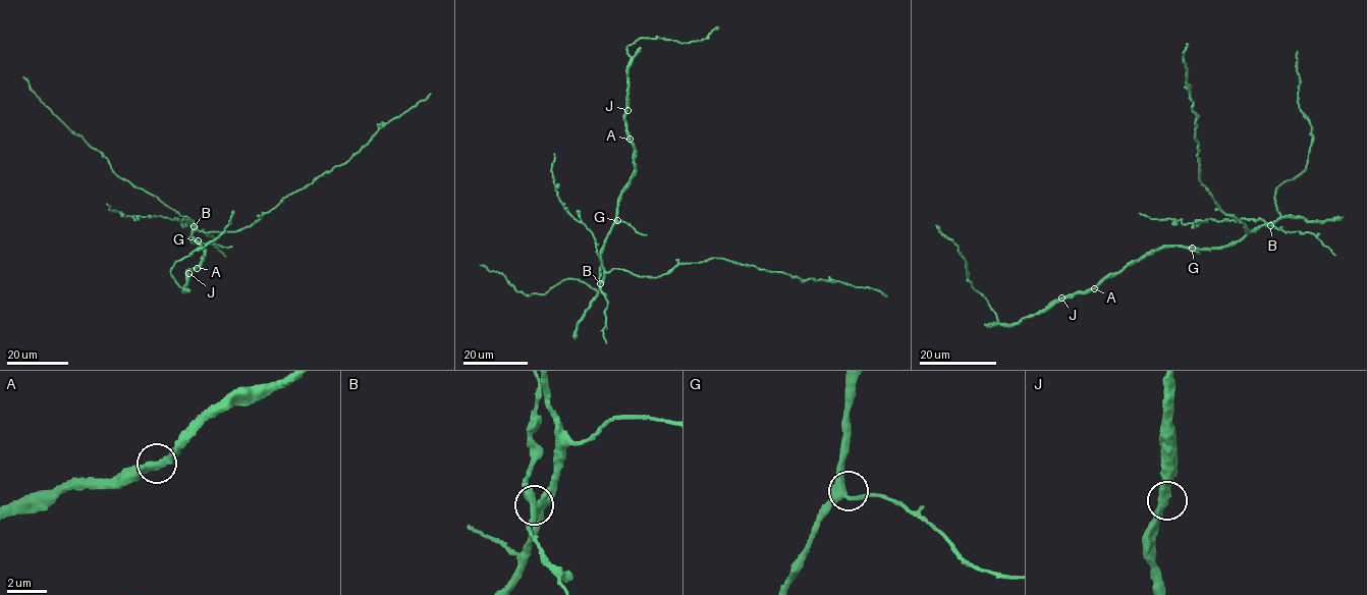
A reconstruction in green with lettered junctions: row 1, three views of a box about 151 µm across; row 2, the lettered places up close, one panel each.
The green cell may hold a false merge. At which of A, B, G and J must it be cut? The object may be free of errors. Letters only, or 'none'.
B

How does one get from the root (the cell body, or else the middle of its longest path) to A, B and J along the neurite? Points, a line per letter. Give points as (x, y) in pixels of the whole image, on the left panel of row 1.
A: (192, 240), (196, 239), (192, 237), (205, 253), (197, 268)
B: (192, 240), (194, 226)
J: (192, 240), (196, 239), (192, 237), (205, 253), (200, 265), (186, 270), (188, 273)

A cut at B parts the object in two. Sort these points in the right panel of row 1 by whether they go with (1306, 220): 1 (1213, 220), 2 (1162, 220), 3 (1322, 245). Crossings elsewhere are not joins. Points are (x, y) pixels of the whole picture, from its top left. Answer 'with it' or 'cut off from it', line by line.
1: cut off from it
2: cut off from it
3: cut off from it

